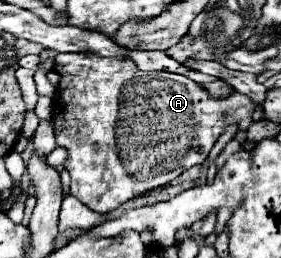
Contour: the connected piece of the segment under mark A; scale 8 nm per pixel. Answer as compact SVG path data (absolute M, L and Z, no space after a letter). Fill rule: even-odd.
M63 52L55 56L53 68L57 72L73 70L69 74L61 74L53 104L55 140L57 146L67 150L63 166L71 174L69 194L79 198L95 212L111 212L123 202L145 194L147 190L169 184L191 166L203 164L209 156L209 150L227 130L227 126L239 124L241 130L249 128L255 108L253 102L239 92L233 92L223 100L215 100L203 86L187 76L171 72L143 72L129 56L101 58L85 52Z

